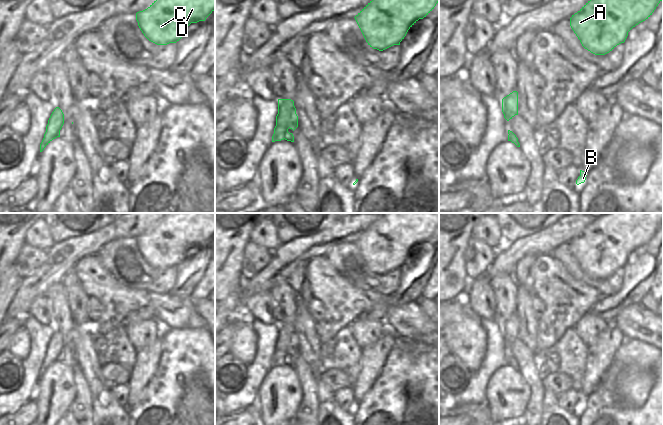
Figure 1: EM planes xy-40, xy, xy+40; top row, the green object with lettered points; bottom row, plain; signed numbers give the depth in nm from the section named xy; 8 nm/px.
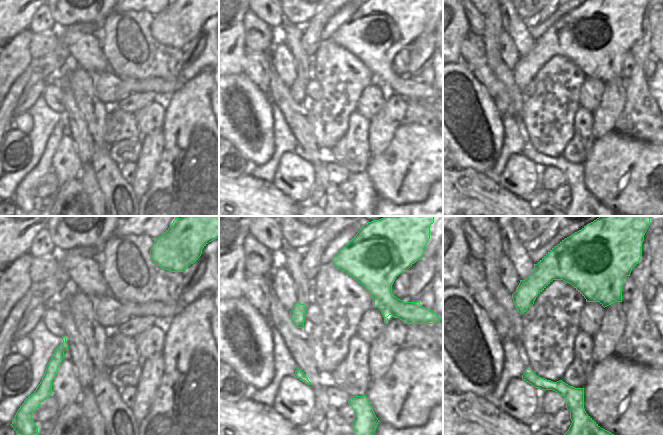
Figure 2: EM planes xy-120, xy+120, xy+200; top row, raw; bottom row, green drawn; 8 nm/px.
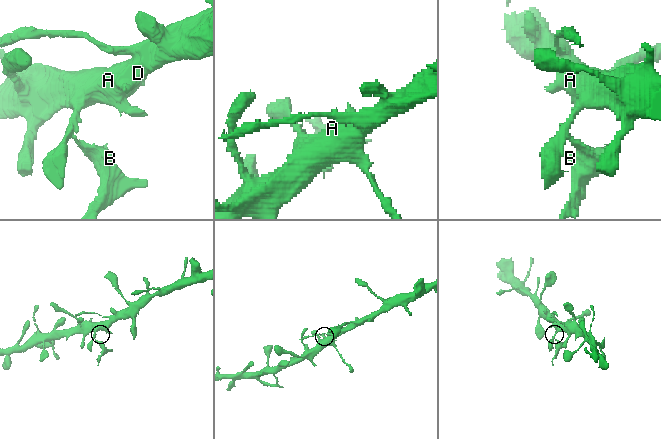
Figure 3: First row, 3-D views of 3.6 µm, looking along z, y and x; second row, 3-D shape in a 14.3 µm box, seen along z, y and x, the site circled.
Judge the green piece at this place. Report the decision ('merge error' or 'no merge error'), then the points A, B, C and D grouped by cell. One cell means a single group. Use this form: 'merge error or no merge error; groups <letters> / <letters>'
merge error; groups A C D / B

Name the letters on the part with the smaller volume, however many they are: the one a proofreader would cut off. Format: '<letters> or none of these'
B

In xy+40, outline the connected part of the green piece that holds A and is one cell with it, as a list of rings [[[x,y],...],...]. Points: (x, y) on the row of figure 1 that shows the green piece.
[[[590,0],[570,18],[570,26],[582,46],[595,55],[605,55],[624,43],[628,32],[648,19],[662,0]]]

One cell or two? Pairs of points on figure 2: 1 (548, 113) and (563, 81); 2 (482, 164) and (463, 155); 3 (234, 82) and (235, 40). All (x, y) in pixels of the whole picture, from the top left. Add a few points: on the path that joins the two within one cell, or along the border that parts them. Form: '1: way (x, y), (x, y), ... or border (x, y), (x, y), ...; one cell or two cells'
1: way (553, 105), (557, 89); one cell
2: way (477, 162), (468, 156); one cell
3: border (243, 71), (237, 74), (229, 74); two cells

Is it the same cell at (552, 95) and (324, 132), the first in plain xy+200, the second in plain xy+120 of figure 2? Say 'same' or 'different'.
same

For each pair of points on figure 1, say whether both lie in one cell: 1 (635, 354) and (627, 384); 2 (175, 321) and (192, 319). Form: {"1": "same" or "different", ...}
{"1": "same", "2": "same"}

